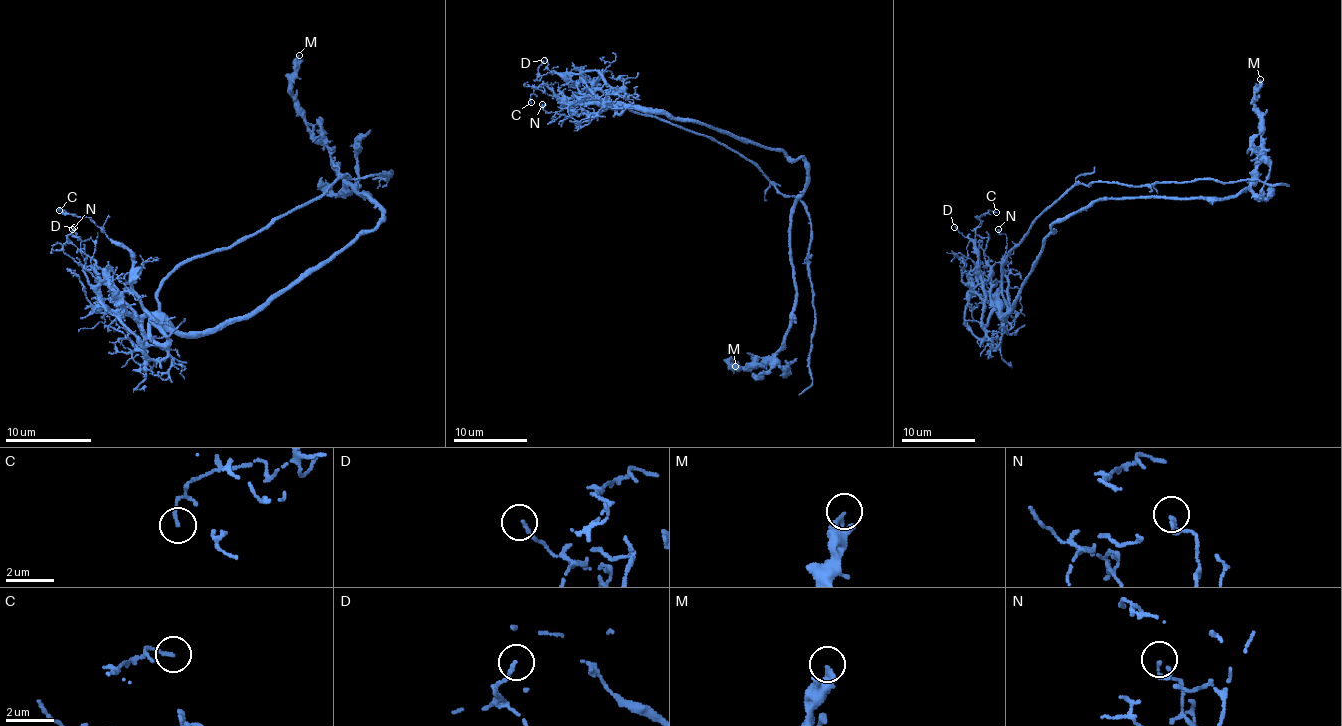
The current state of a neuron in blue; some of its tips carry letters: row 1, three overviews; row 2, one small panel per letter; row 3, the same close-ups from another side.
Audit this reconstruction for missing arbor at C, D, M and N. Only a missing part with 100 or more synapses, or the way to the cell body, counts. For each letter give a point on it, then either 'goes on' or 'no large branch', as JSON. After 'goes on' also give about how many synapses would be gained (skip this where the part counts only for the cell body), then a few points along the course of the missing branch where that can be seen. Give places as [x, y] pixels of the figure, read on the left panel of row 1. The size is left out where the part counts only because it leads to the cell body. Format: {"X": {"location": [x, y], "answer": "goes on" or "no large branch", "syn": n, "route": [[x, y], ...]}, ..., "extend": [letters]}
{"C": {"location": [59, 210], "answer": "no large branch"}, "D": {"location": [74, 227], "answer": "no large branch"}, "M": {"location": [299, 55], "answer": "no large branch"}, "N": {"location": [72, 229], "answer": "no large branch"}, "extend": []}

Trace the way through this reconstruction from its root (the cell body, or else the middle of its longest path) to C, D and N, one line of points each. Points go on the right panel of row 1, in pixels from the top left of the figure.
C: (1006, 313), (1002, 317), (991, 299), (993, 282), (982, 276), (974, 245), (976, 218), (996, 212)
D: (1006, 313), (1002, 317), (994, 310), (983, 326), (965, 323), (969, 240), (954, 227)
N: (1006, 313), (1002, 317), (998, 304), (991, 299), (991, 267), (1006, 254), (1006, 236), (998, 229)

